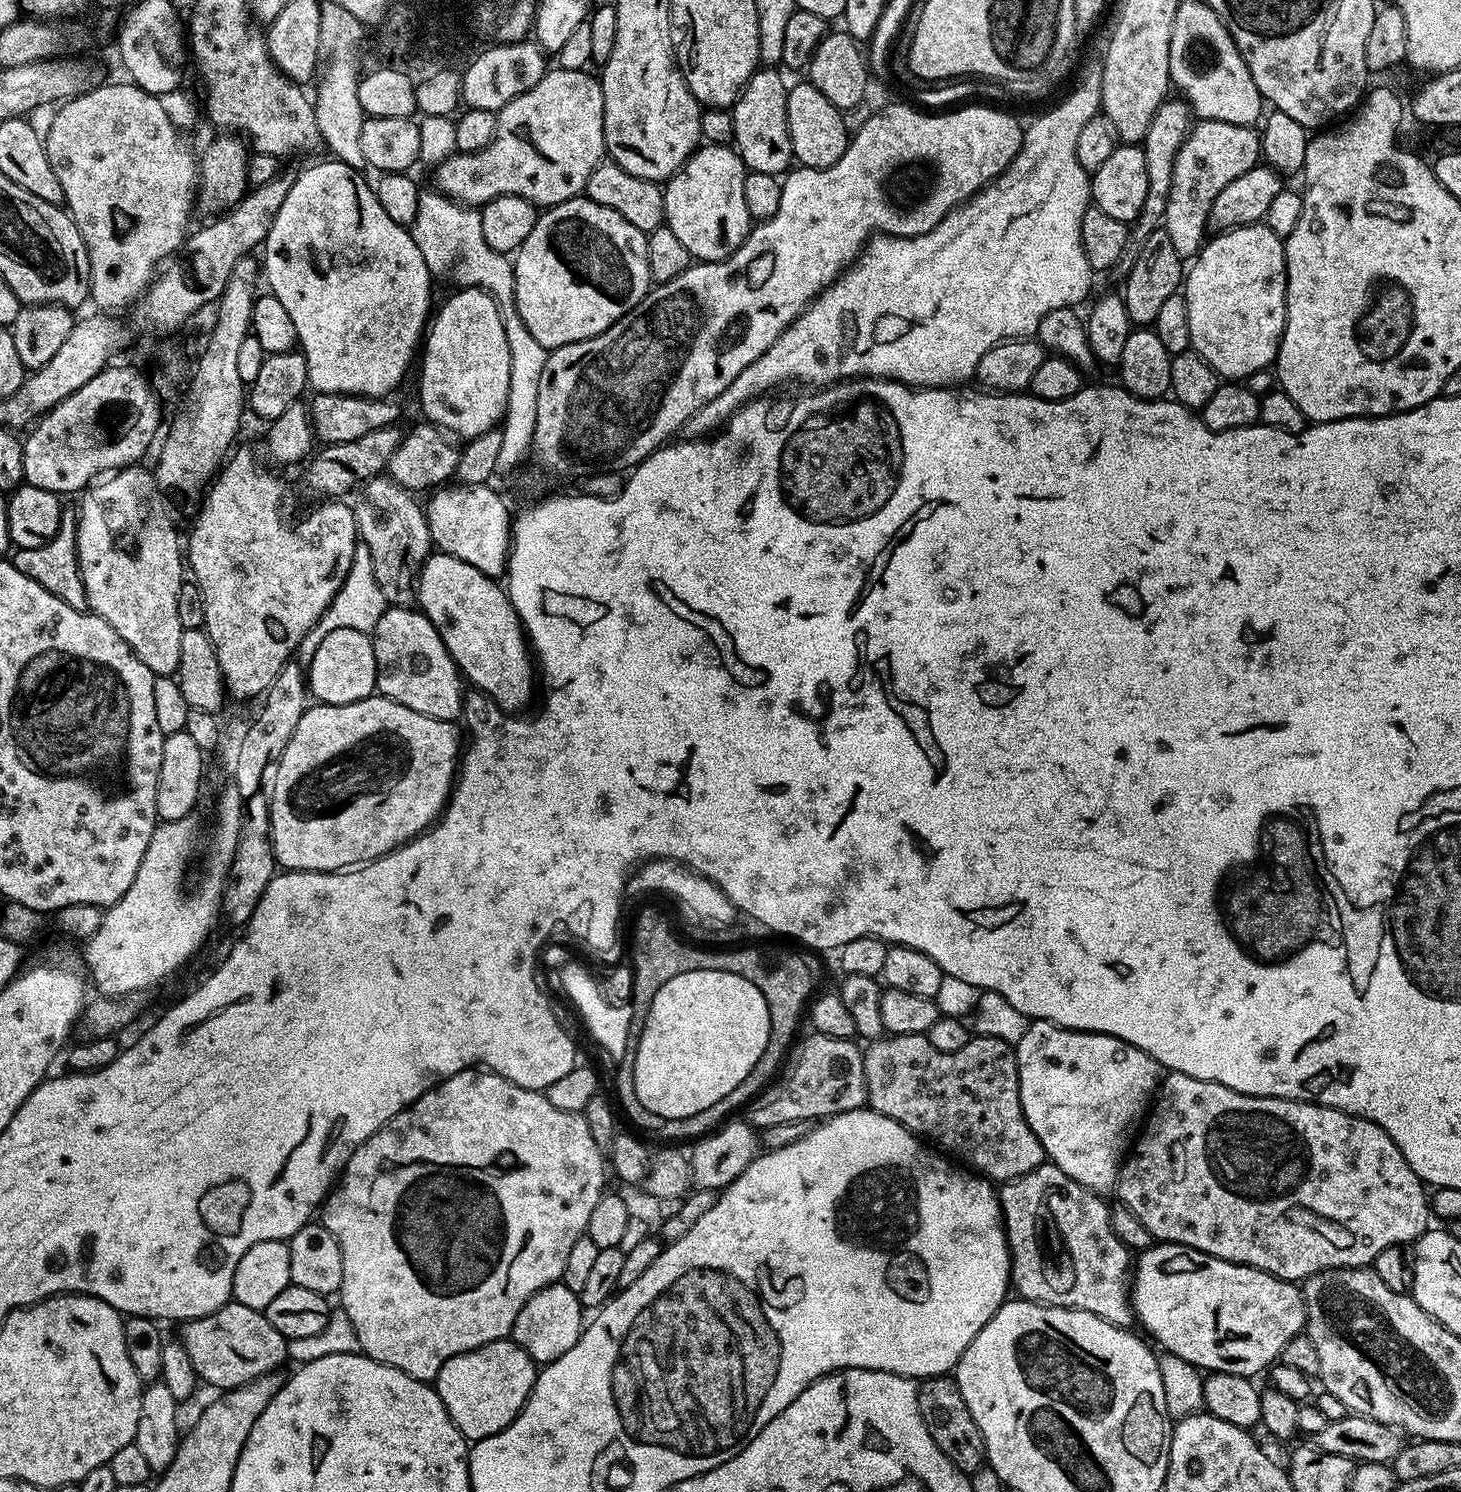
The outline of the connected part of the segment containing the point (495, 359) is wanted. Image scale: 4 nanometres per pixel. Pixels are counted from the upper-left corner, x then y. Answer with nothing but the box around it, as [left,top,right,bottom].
[420,288,510,438]

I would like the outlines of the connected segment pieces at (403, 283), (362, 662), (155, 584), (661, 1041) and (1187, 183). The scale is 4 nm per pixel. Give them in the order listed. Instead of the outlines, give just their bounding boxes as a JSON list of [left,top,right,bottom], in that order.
[[262,158,434,398],[306,627,377,705],[76,466,186,677],[634,970,770,1120],[1162,119,1261,257]]

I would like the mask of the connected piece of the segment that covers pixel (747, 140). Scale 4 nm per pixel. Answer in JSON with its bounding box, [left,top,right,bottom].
[731,66,794,176]

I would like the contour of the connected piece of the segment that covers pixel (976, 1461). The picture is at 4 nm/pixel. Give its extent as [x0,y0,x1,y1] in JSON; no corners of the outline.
[918,1375,985,1474]

